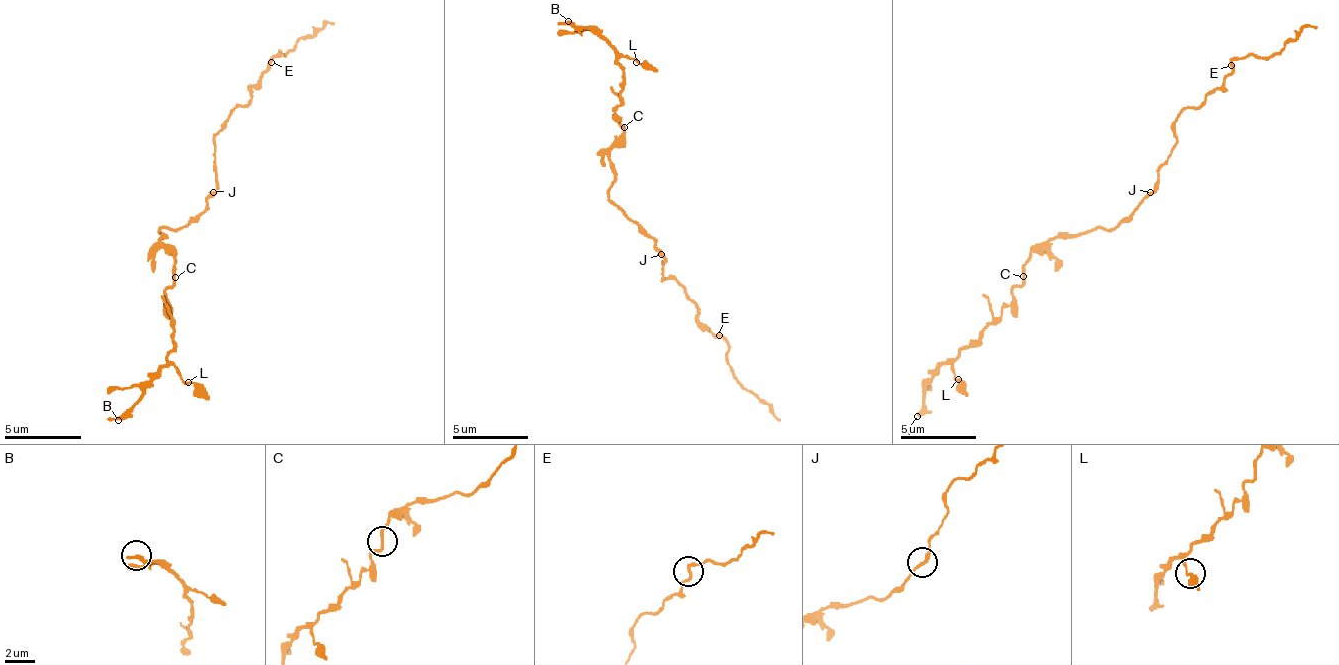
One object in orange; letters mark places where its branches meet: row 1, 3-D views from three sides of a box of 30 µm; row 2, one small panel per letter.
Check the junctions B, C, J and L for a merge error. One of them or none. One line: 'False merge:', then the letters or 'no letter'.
False merge: no letter

